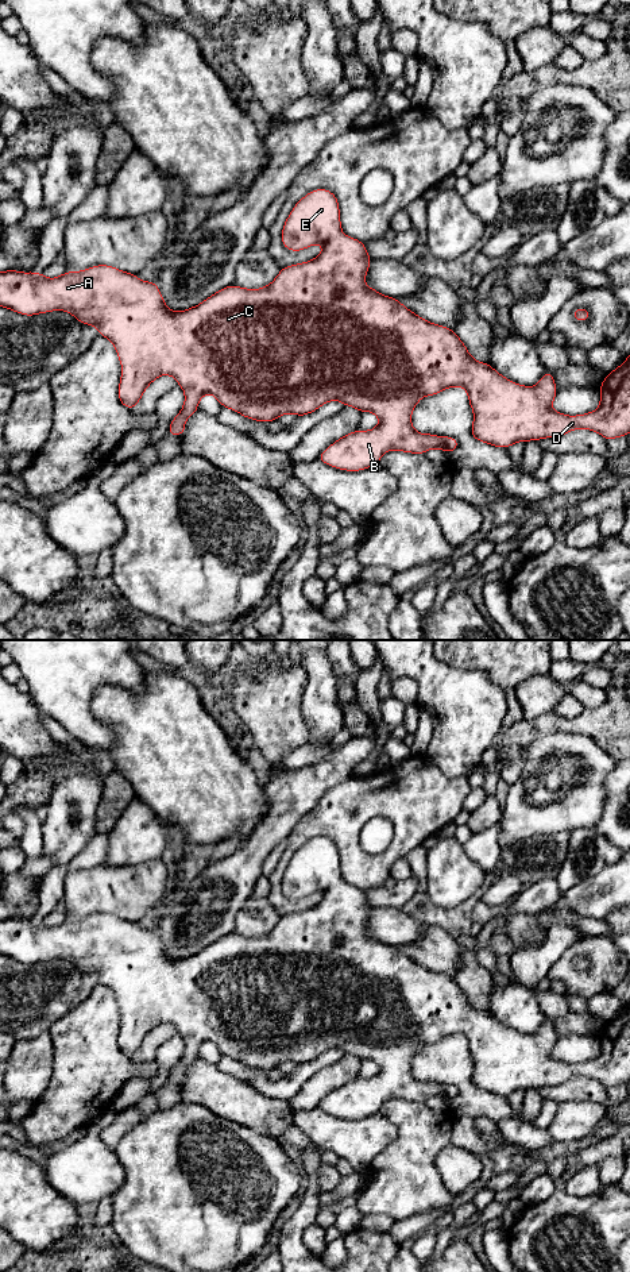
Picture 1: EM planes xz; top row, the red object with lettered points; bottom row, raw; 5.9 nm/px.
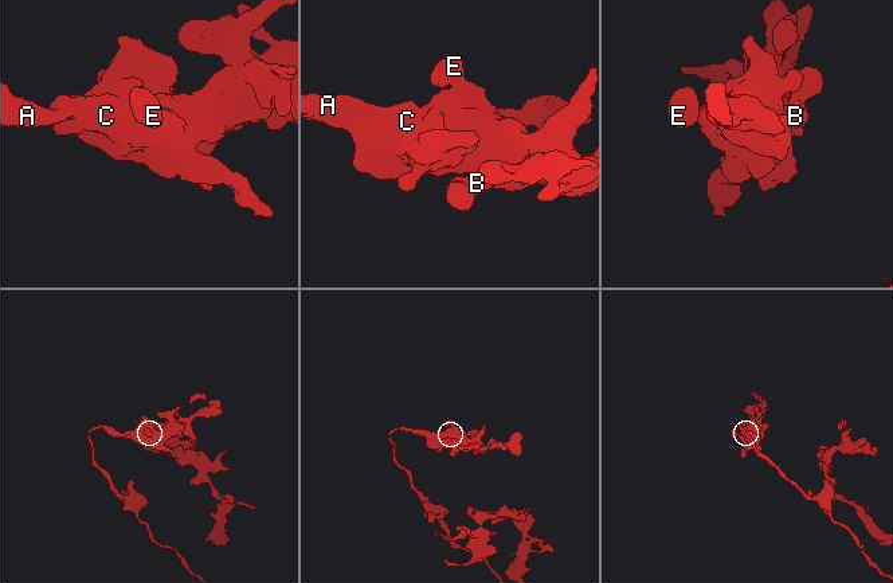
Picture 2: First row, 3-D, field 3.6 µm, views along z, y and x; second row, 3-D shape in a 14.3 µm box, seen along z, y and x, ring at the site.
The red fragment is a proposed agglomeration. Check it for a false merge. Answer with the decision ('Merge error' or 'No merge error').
No merge error

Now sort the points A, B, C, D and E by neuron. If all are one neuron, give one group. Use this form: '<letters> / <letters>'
A B C D E

